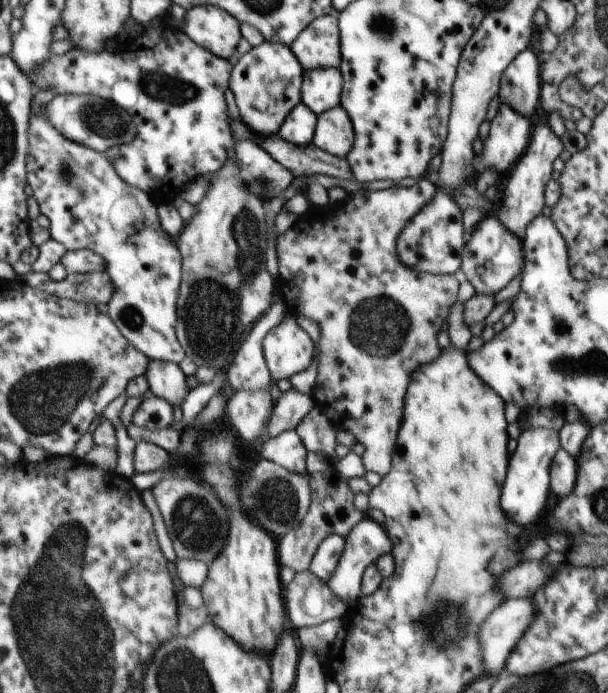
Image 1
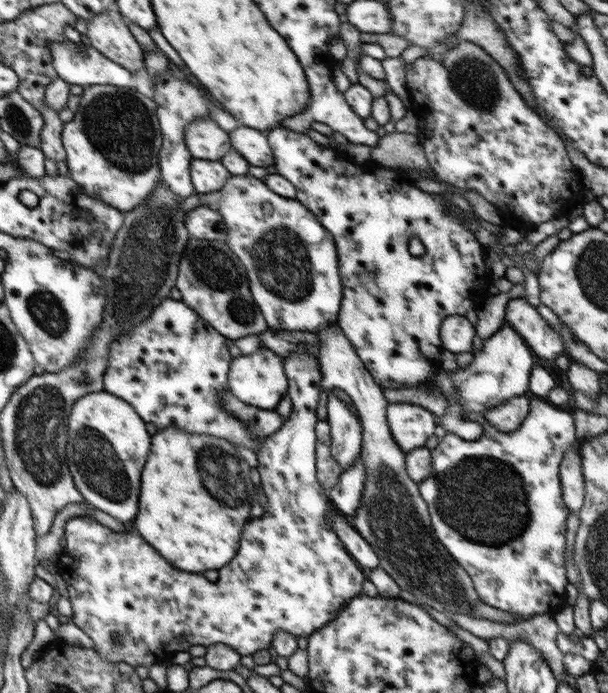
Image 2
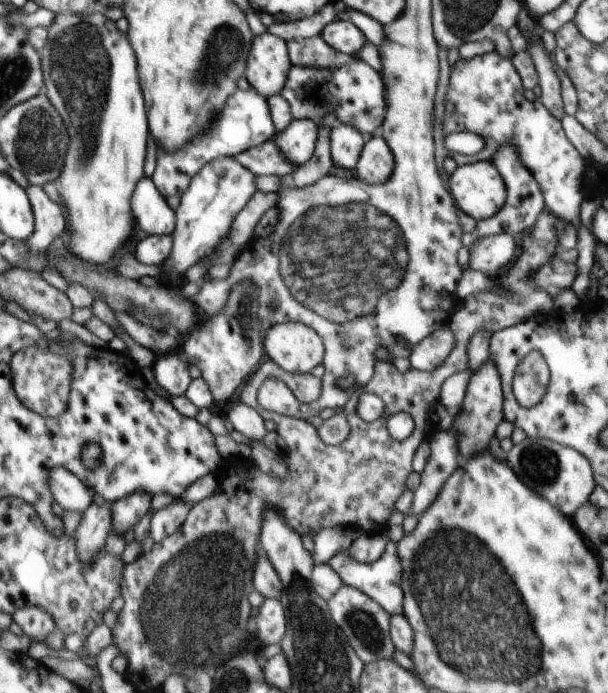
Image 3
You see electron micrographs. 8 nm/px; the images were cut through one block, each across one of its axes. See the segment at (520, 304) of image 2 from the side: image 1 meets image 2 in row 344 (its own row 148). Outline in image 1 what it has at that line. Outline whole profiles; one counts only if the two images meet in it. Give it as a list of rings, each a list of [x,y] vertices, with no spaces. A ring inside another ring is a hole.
[[[534,122],[528,148],[514,168],[511,168],[506,174],[507,184],[504,190],[501,190],[504,193],[504,199],[496,217],[511,233],[514,233],[514,236],[521,240],[521,243],[530,221],[547,212],[545,188],[554,170],[552,164],[562,154],[563,149],[562,140],[554,134],[550,126]]]

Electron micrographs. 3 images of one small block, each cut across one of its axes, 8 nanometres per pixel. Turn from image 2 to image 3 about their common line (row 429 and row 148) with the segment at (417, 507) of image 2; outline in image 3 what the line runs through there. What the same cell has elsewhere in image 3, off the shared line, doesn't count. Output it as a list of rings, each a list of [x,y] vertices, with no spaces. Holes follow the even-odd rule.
[[[381,134],[369,138],[362,147],[354,175],[364,184],[379,185],[390,180],[393,154]]]

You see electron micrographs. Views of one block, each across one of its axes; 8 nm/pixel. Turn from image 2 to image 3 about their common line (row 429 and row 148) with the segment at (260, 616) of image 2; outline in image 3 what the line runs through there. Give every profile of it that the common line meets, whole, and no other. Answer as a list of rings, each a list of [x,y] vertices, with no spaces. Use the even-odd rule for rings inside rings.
[[[293,119],[286,130],[274,136],[278,150],[294,164],[300,166],[312,158],[320,126],[310,119]]]

